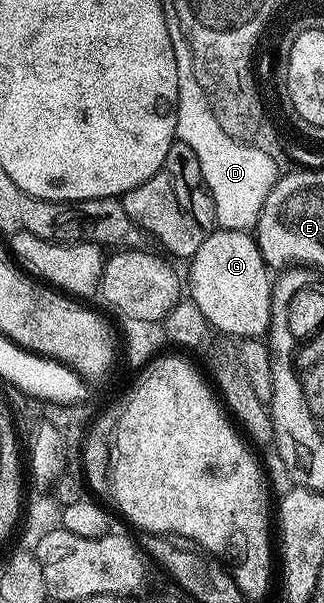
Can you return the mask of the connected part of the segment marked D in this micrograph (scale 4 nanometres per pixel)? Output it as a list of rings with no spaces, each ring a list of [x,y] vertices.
[[[174,19],[168,20],[167,26],[169,39],[173,43],[173,56],[177,59],[175,136],[178,141],[185,143],[185,147],[189,147],[189,151],[193,151],[193,155],[197,155],[197,163],[201,163],[203,182],[207,194],[213,199],[216,226],[233,231],[254,230],[259,222],[261,207],[265,207],[265,199],[269,199],[269,191],[273,191],[275,182],[281,176],[281,169],[275,166],[270,152],[233,139],[223,130],[221,123],[217,123],[217,115],[213,115],[209,99],[201,83],[197,83],[197,75],[193,71],[193,51],[189,51],[185,30]]]

